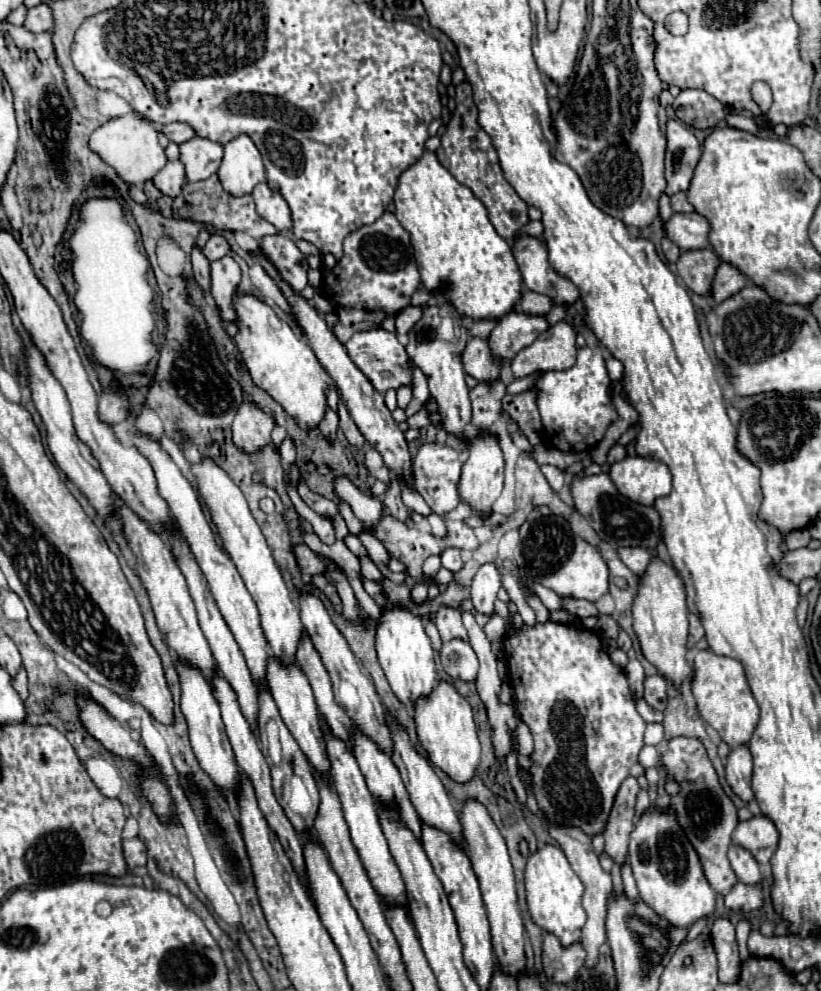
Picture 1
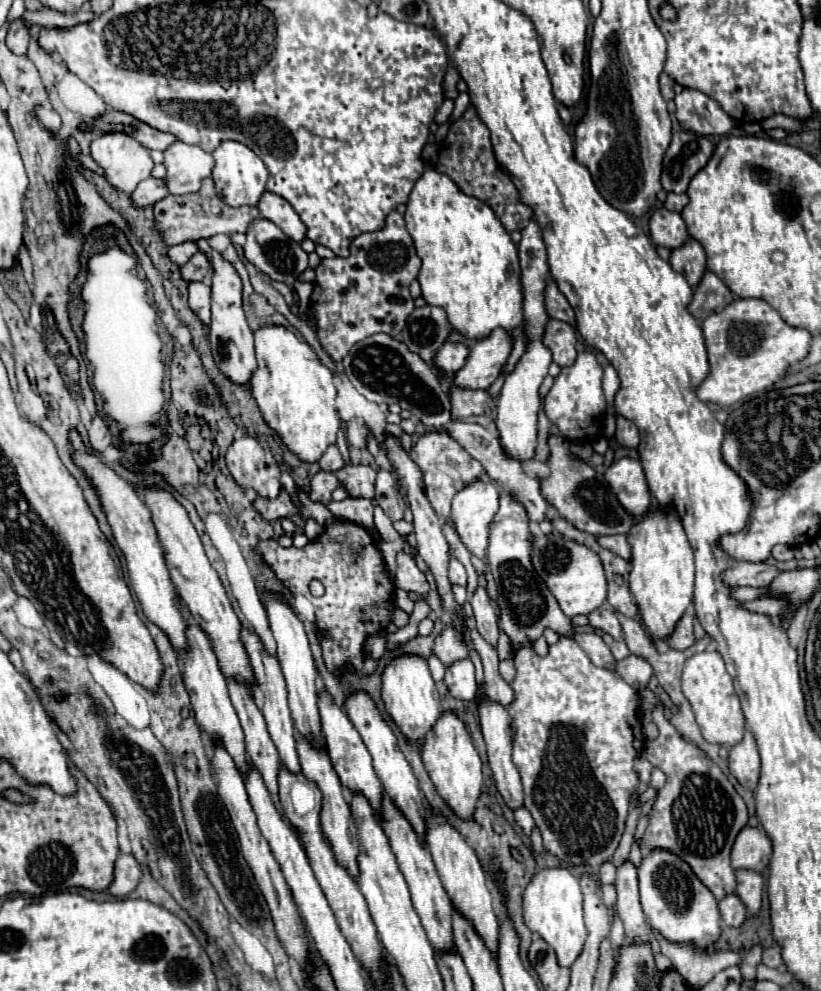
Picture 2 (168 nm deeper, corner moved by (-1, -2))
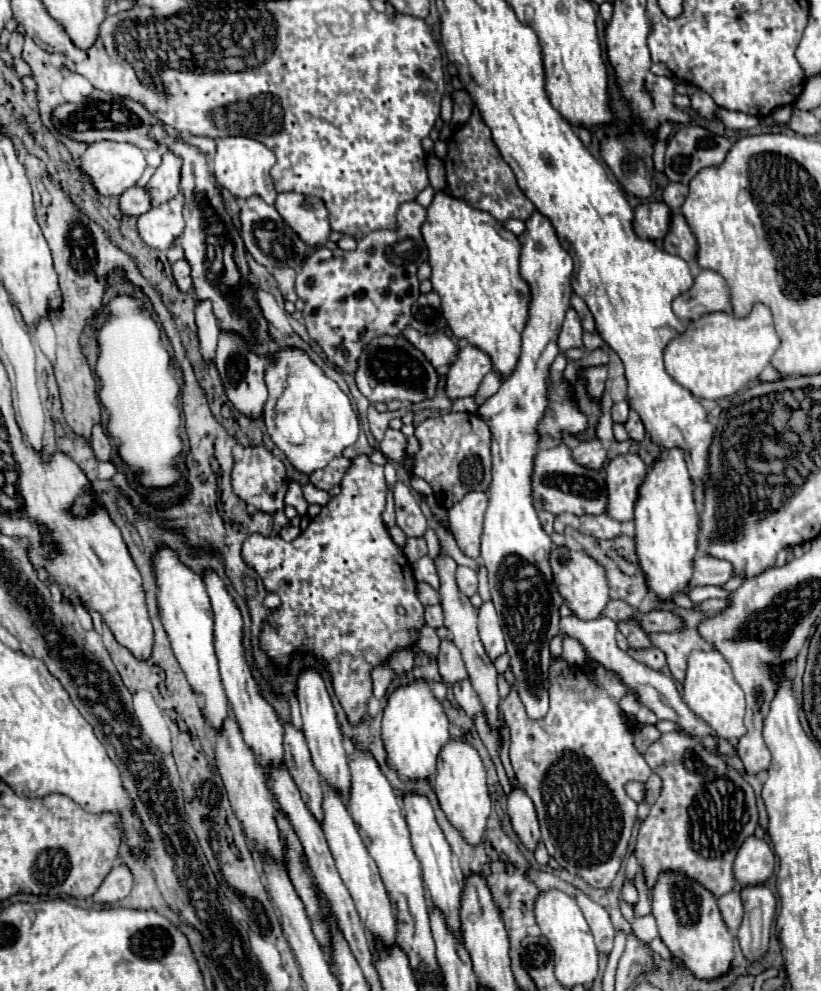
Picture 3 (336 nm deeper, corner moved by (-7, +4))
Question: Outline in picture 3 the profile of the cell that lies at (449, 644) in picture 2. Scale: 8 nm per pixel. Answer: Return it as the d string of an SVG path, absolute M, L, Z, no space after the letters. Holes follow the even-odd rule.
M449 638L441 640L441 648L439 648L437 660L439 660L439 672L441 672L443 682L451 684L451 682L465 680L465 676L467 676L465 662L461 658L461 652L457 650L457 646Z

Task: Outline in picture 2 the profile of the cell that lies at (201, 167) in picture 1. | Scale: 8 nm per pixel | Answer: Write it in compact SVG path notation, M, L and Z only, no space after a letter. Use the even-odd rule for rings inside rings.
M181 140L173 142L163 152L163 156L163 166L167 170L163 180L169 194L189 194L199 190L201 180L211 176L211 170L215 166L215 160L209 152Z

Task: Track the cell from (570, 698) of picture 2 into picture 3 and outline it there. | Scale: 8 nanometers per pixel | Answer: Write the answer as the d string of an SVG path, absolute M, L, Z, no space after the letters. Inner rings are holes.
M585 654L583 666L571 666L561 656L553 656L549 666L551 706L545 718L533 720L527 716L525 706L517 696L517 682L511 668L505 672L505 678L511 684L511 692L501 700L501 712L511 732L509 756L519 784L537 808L541 838L547 846L547 852L567 872L581 876L595 888L607 888L619 872L633 826L637 822L637 802L627 796L625 784L631 780L645 782L653 774L645 758L633 746L635 726L619 708L619 700L627 694L627 686L615 672L607 670L589 654Z

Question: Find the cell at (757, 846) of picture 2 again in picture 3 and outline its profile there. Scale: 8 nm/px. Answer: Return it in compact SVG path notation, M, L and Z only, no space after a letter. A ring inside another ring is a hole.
M749 836L735 858L733 872L735 878L747 886L747 884L761 884L765 882L775 870L775 854L771 846L763 838Z

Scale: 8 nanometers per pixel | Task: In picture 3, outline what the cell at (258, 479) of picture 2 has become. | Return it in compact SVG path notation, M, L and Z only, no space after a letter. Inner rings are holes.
M247 446L243 450L243 458L239 462L235 462L235 466L233 466L231 480L233 480L235 494L241 500L245 500L247 504L253 504L257 510L273 514L273 512L285 508L283 498L285 498L287 488L289 488L289 478L287 478L283 462L277 460L267 448L263 448L263 446Z

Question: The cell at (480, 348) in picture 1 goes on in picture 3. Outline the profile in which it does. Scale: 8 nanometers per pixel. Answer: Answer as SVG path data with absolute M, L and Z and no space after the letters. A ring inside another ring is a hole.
M407 326L403 330L403 336L415 346L419 348L425 358L435 366L451 366L453 360L457 360L457 344L443 332L433 332L433 334L421 334L417 330L413 330L411 326Z

